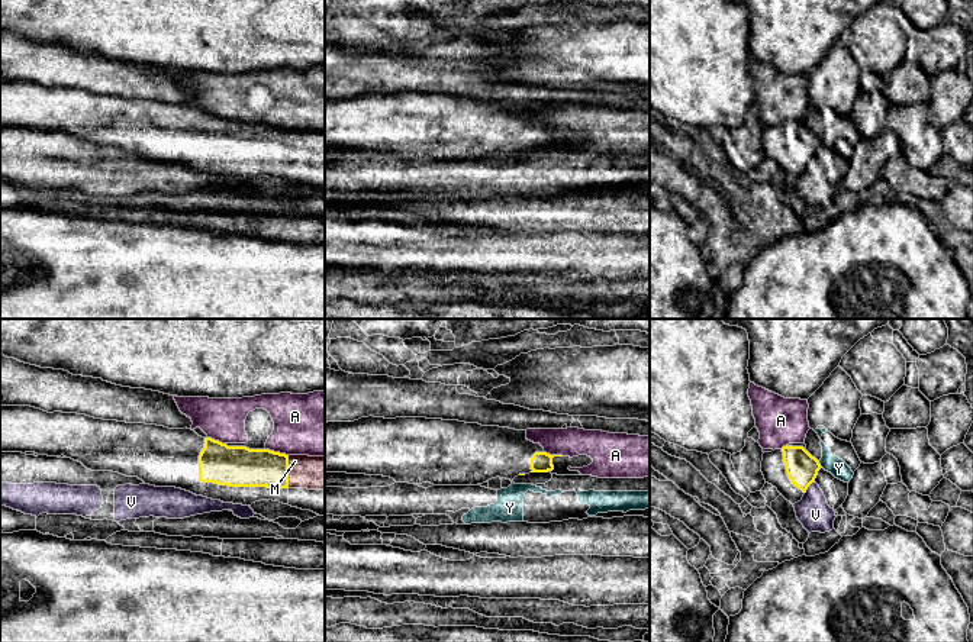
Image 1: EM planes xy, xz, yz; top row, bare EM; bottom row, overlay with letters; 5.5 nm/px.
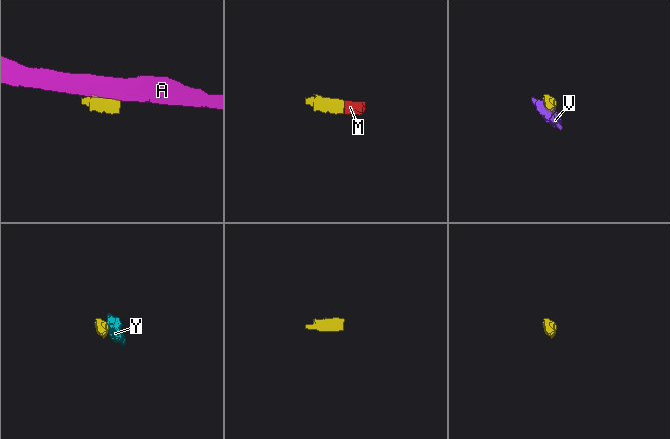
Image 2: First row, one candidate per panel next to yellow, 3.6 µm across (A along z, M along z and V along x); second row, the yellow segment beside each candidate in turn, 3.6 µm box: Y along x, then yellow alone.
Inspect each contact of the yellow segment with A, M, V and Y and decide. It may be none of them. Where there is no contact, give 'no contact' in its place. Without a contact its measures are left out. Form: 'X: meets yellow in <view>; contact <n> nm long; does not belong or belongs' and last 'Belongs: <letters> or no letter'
A: meets yellow in xy; contact 130 nm long; does not belong
M: meets yellow in xy; contact 180 nm long; belongs
V: meets yellow in yz; contact 90 nm long; does not belong
Y: meets yellow in yz; contact 50 nm long; does not belong
Belongs: M

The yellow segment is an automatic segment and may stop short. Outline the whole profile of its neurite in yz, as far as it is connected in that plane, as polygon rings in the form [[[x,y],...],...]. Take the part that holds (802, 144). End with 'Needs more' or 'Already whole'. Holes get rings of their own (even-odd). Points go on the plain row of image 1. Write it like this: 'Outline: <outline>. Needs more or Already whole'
Outline: [[[783,122],[763,129],[761,148],[766,158],[792,180],[802,175],[808,162],[815,158],[819,136],[812,132],[803,122]]]. Needs more

